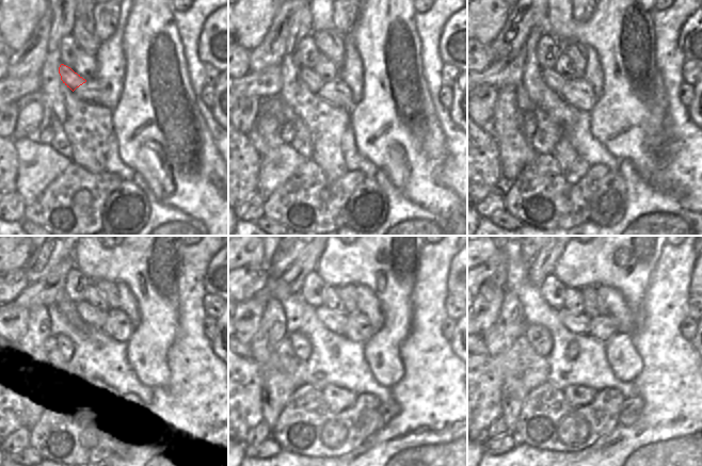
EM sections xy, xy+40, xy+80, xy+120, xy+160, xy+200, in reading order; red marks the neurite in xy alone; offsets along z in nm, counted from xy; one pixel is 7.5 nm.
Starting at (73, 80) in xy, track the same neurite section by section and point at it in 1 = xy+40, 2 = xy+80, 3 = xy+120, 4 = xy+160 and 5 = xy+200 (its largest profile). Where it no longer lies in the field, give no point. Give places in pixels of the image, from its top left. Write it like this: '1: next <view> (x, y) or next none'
1: next xy+40 (309, 77)
2: next xy+80 (553, 80)
3: next xy+120 (94, 319)
4: next xy+160 (334, 321)
5: next xy+200 (579, 323)

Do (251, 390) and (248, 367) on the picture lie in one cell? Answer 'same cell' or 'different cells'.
same cell

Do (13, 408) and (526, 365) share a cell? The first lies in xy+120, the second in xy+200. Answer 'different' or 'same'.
same

